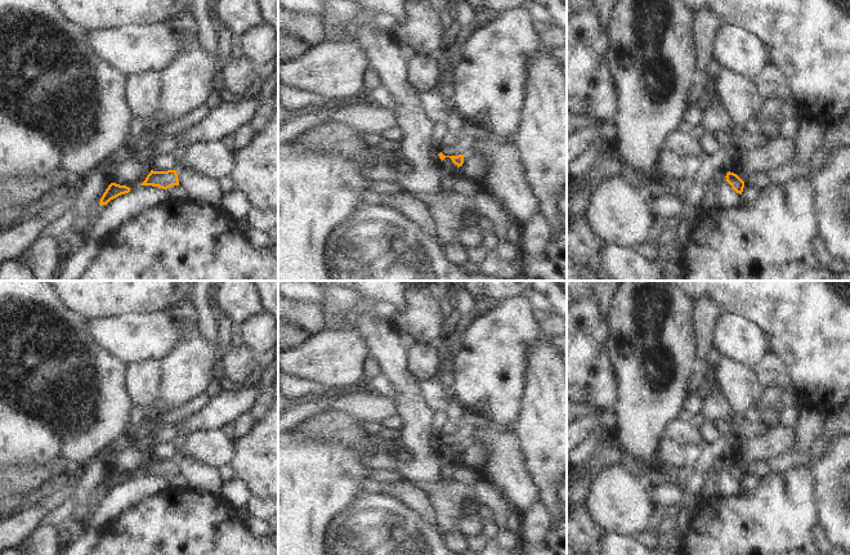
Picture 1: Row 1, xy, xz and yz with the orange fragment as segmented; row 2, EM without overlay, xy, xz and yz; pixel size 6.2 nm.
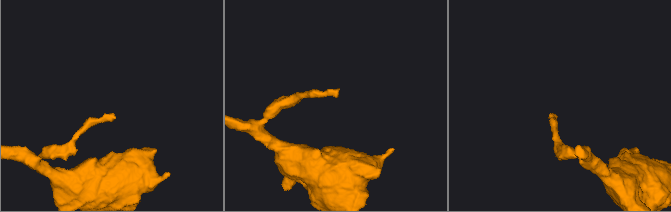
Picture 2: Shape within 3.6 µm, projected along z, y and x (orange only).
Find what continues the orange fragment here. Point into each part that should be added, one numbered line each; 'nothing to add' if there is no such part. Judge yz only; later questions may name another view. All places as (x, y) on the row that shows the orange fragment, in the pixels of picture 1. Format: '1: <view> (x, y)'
nothing to add

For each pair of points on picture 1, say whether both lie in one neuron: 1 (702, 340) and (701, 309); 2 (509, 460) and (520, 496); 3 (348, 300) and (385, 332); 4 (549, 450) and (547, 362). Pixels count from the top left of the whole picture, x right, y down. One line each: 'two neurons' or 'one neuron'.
1: one neuron
2: one neuron
3: two neurons
4: one neuron

